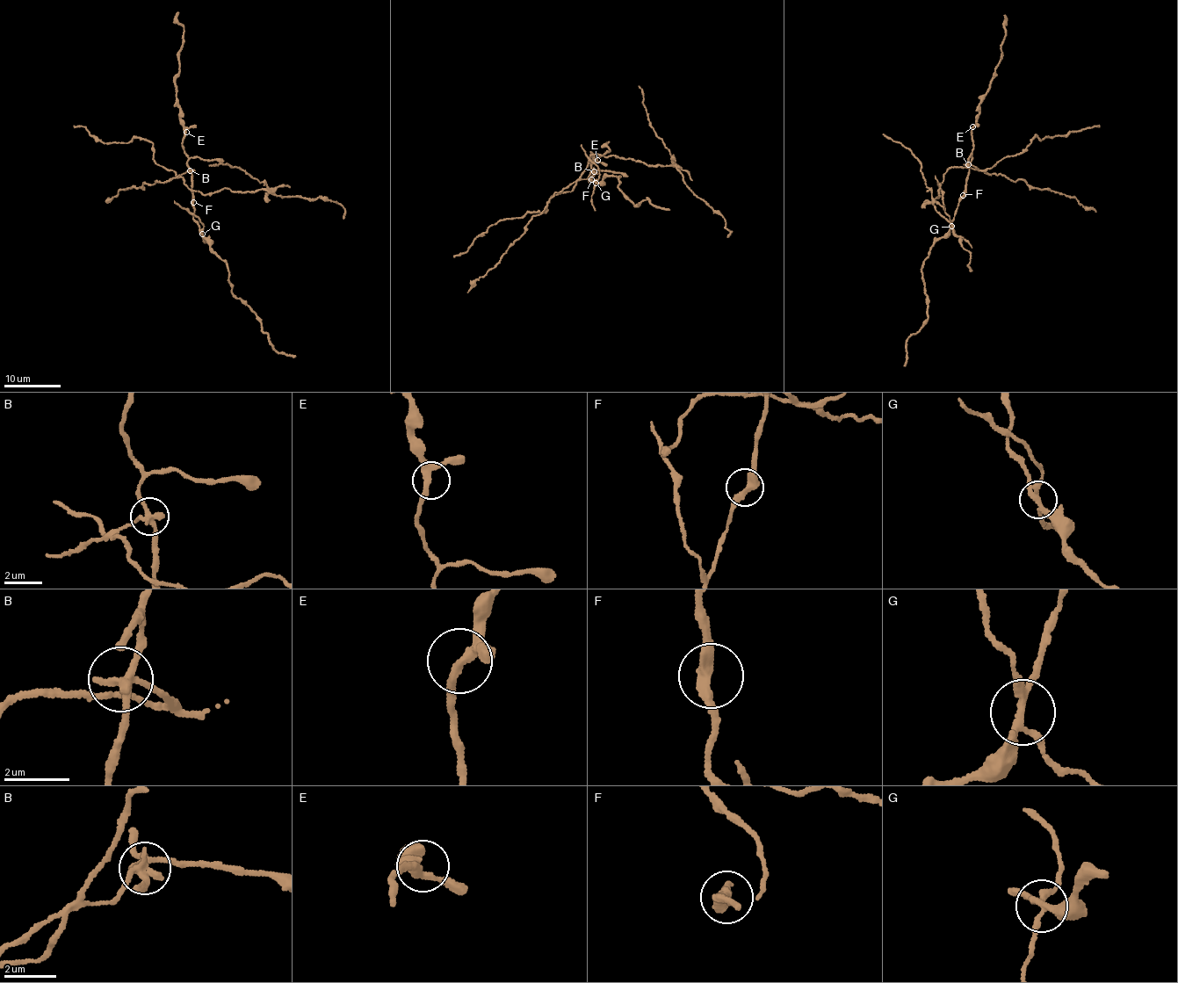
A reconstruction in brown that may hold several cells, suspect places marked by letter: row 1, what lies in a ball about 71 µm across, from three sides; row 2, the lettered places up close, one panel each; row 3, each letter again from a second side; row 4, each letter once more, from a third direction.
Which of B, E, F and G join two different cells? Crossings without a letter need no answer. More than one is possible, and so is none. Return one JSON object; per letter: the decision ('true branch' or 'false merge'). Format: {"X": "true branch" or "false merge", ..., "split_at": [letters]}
{"B": "false merge", "E": "true branch", "F": "true branch", "G": "false merge", "split_at": ["B", "G"]}

